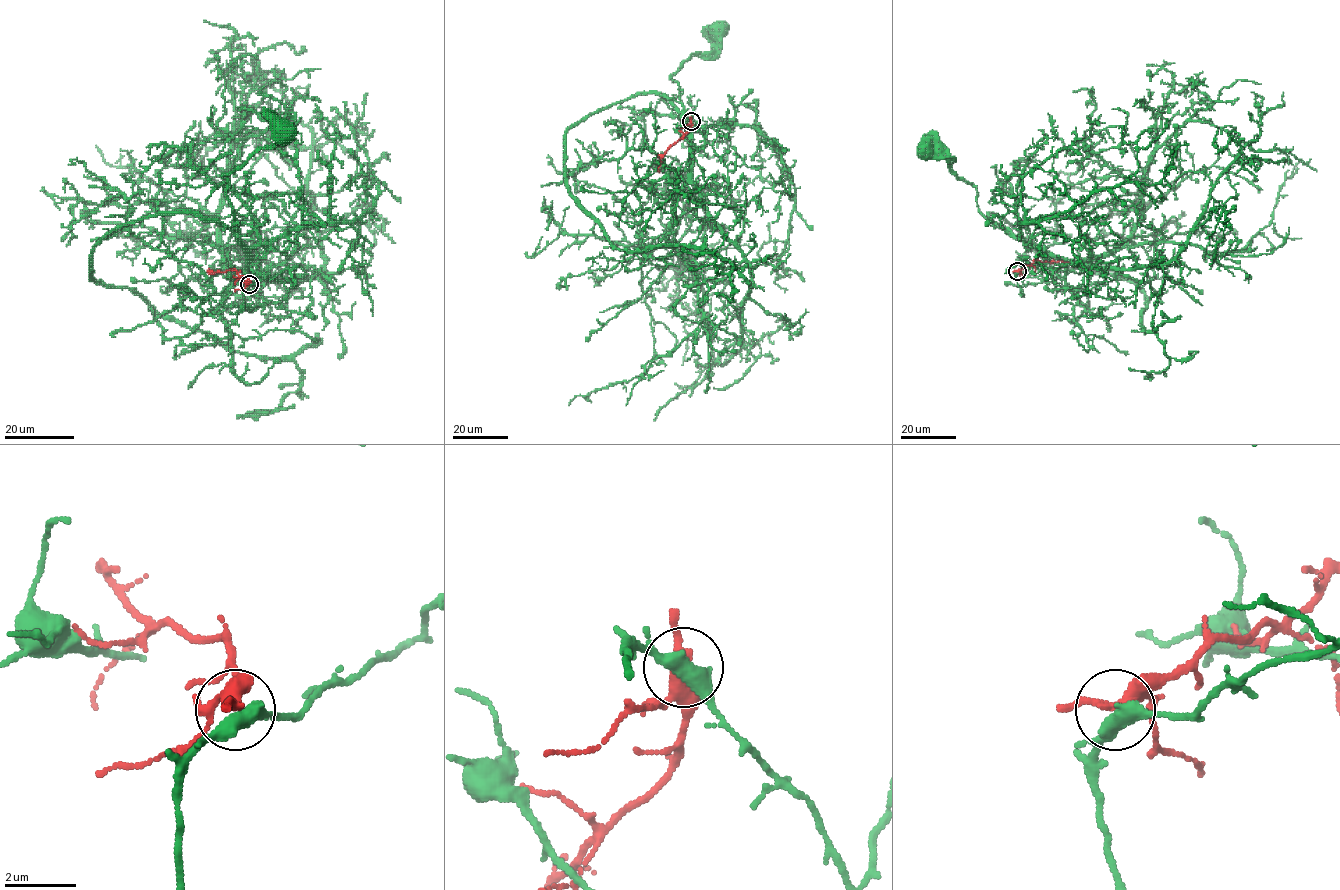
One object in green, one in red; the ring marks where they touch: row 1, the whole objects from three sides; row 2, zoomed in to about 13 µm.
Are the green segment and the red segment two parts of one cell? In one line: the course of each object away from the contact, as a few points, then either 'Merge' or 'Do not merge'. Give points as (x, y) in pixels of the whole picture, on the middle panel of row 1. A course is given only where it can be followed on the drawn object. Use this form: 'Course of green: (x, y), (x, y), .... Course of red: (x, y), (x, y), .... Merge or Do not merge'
Course of green: (691, 121), (705, 143), (692, 153), (680, 87), (671, 77), (693, 55), (716, 48), (723, 31), (717, 30). Course of red: (691, 121), (691, 128), (661, 159), (659, 173). Do not merge

